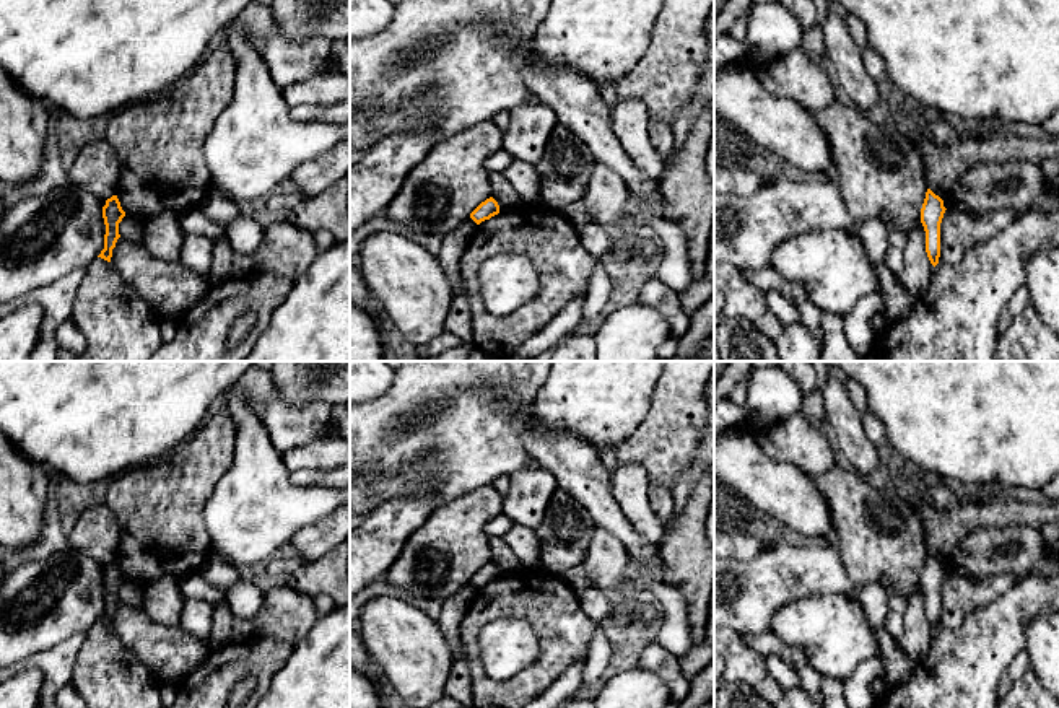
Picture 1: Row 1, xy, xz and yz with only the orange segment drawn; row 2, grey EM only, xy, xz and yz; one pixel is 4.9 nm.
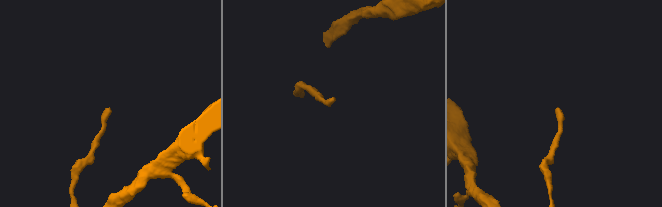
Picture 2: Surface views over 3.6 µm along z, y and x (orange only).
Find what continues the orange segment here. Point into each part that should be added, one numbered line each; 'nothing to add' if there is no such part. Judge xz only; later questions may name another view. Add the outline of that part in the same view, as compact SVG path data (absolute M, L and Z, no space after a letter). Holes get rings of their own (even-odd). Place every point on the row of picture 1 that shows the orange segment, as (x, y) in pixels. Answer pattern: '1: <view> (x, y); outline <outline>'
nothing to add

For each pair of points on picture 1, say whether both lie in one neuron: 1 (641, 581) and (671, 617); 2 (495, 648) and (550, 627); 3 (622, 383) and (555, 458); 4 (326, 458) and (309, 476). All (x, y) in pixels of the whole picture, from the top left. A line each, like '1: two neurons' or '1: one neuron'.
1: one neuron
2: two neurons
3: two neurons
4: two neurons

